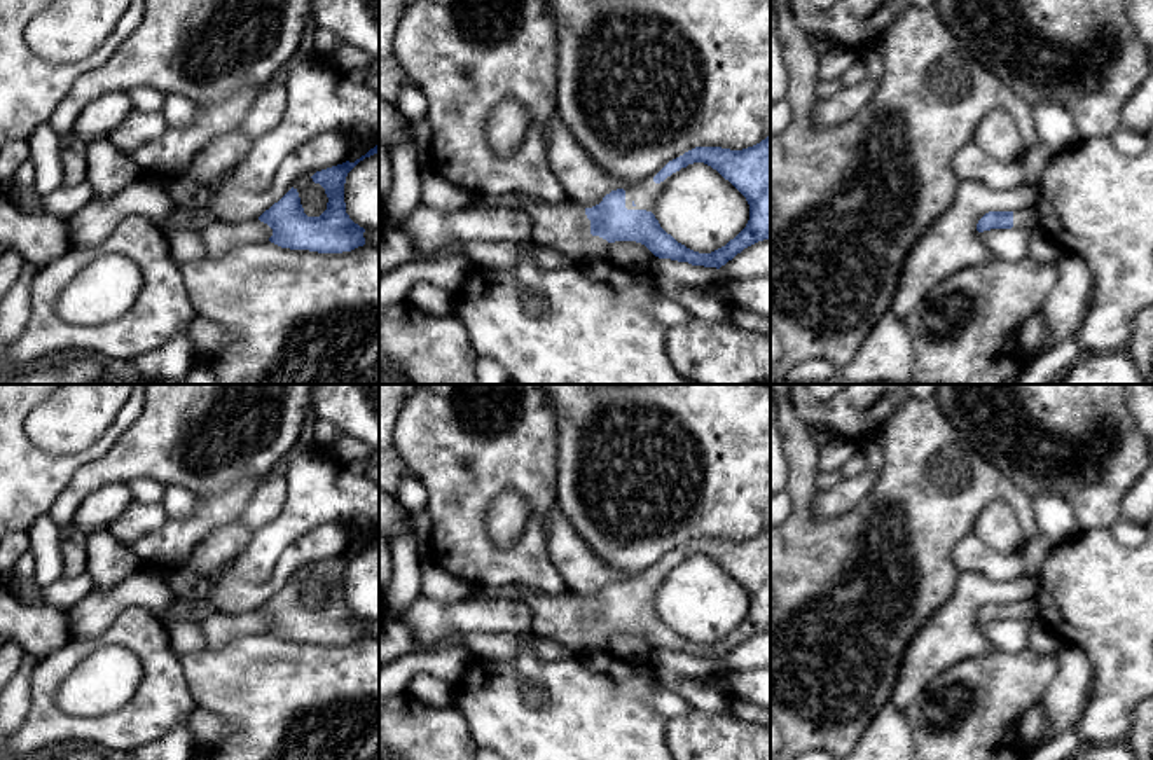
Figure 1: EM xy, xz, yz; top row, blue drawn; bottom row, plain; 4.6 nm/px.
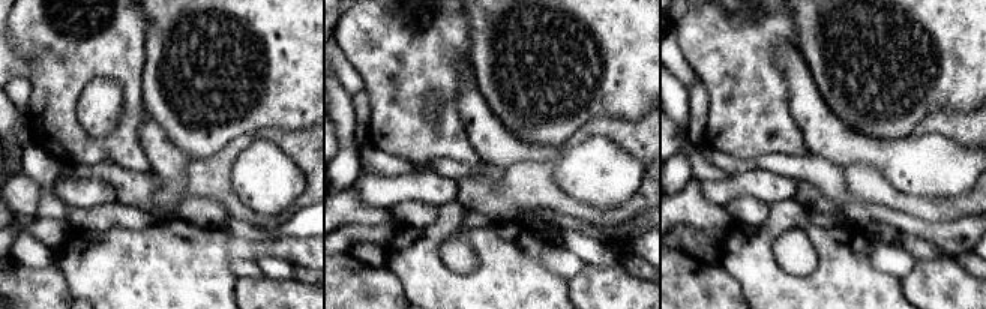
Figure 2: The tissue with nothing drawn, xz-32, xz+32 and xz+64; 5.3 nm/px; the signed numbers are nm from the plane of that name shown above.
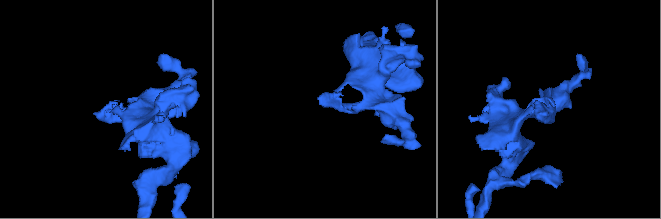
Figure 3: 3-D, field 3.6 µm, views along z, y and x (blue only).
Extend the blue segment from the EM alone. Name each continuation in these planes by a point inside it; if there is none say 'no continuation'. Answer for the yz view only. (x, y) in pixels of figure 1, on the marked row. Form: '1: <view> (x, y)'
1: yz (1028, 217)

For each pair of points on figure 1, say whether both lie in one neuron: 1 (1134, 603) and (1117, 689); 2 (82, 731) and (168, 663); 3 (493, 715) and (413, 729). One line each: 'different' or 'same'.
1: same
2: same
3: different

